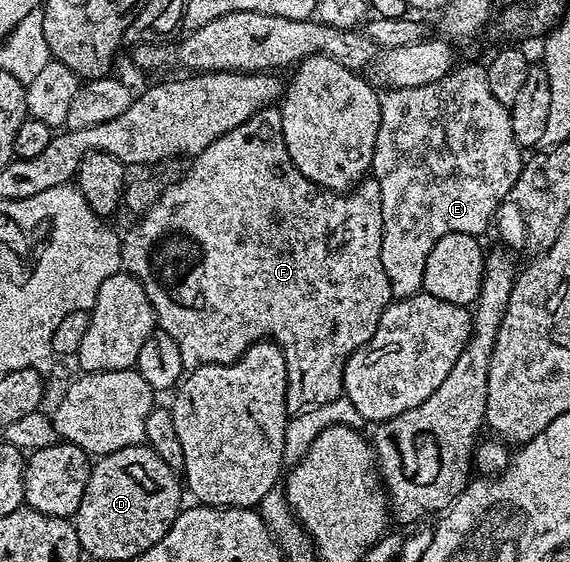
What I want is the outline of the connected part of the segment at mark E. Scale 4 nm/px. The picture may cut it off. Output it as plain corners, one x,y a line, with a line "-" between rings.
476,63
458,65
446,77
438,81
430,81
430,85
418,85
410,89
388,89
383,92
380,100
380,124
378,125
378,141
374,145
372,158
371,178
378,181
378,189
382,193
382,269
386,269
386,281
390,281
390,293
393,300
414,297
424,291
424,270
426,257
430,257
430,249
446,237
446,233
466,233
477,237
483,236
483,231
489,230
493,222
496,208
508,195
510,188
518,181
520,171
524,168
525,156
522,148
516,143
514,132
511,129
509,108
503,107
490,93
490,81
487,70

